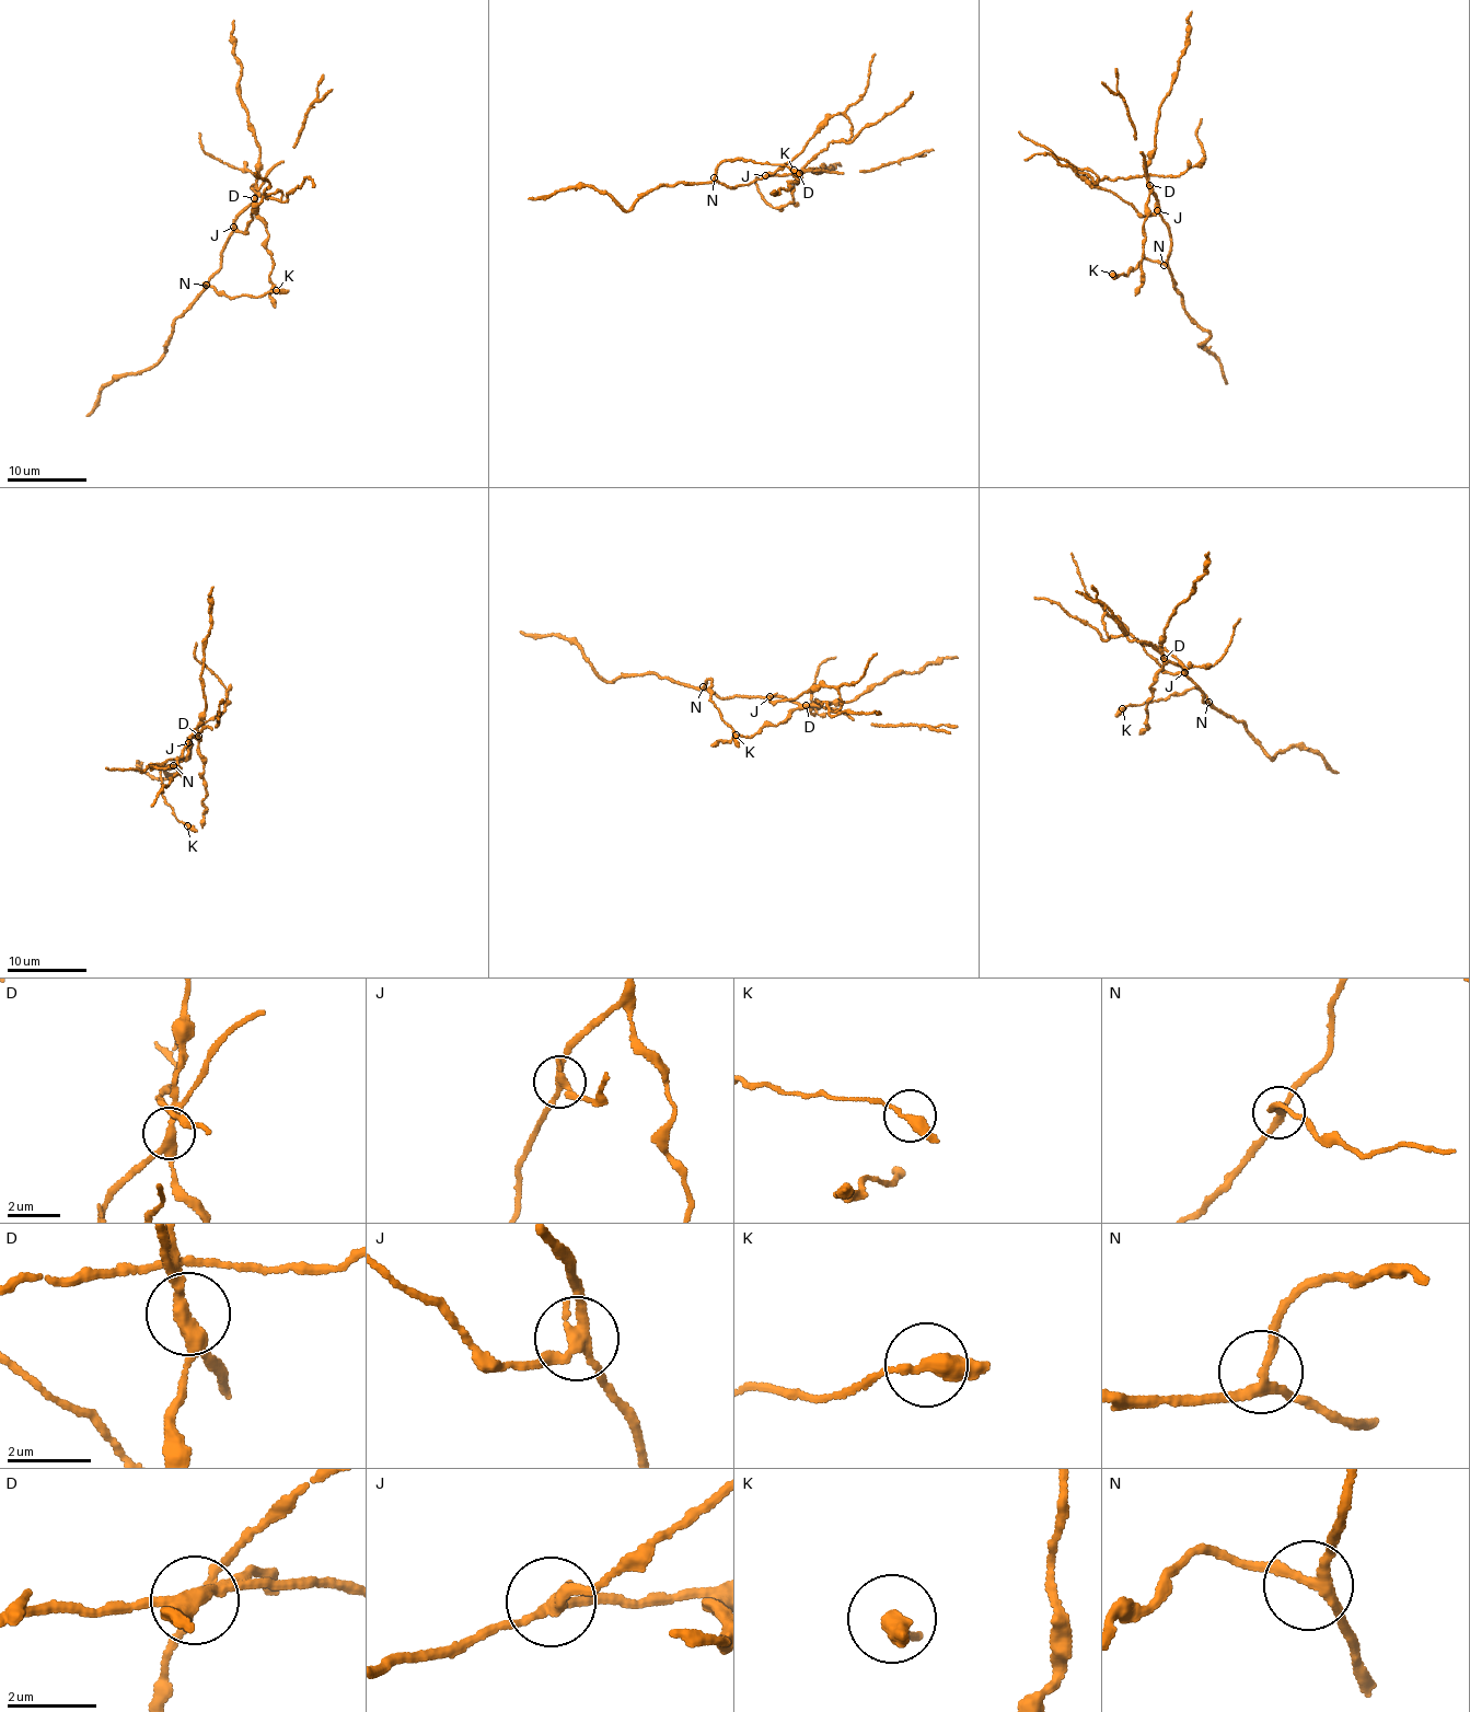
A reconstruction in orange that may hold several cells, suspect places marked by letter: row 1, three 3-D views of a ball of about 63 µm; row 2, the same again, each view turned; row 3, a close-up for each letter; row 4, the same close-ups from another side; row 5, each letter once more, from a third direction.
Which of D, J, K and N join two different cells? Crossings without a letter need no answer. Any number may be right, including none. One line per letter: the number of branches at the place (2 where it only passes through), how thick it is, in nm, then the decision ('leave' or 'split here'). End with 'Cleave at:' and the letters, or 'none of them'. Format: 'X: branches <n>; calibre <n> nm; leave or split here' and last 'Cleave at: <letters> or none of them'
D: branches 4; calibre 300 nm; split here
J: branches 3; calibre 240 nm; split here
K: branches 2; calibre 340 nm; leave
N: branches 3; calibre 190 nm; leave
Cleave at: D, J

